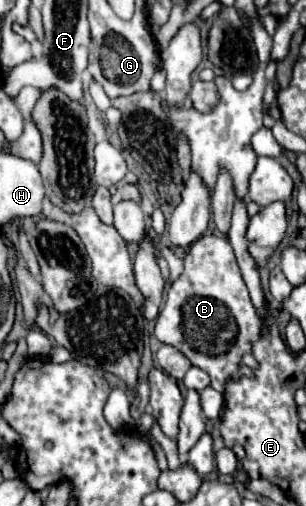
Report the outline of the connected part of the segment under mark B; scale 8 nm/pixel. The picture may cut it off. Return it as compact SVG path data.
M216 234L198 238L188 248L184 272L166 294L166 302L156 318L156 338L178 348L194 366L206 370L212 378L210 386L222 392L228 378L238 378L240 358L252 350L260 330L260 316L252 306L228 240Z

